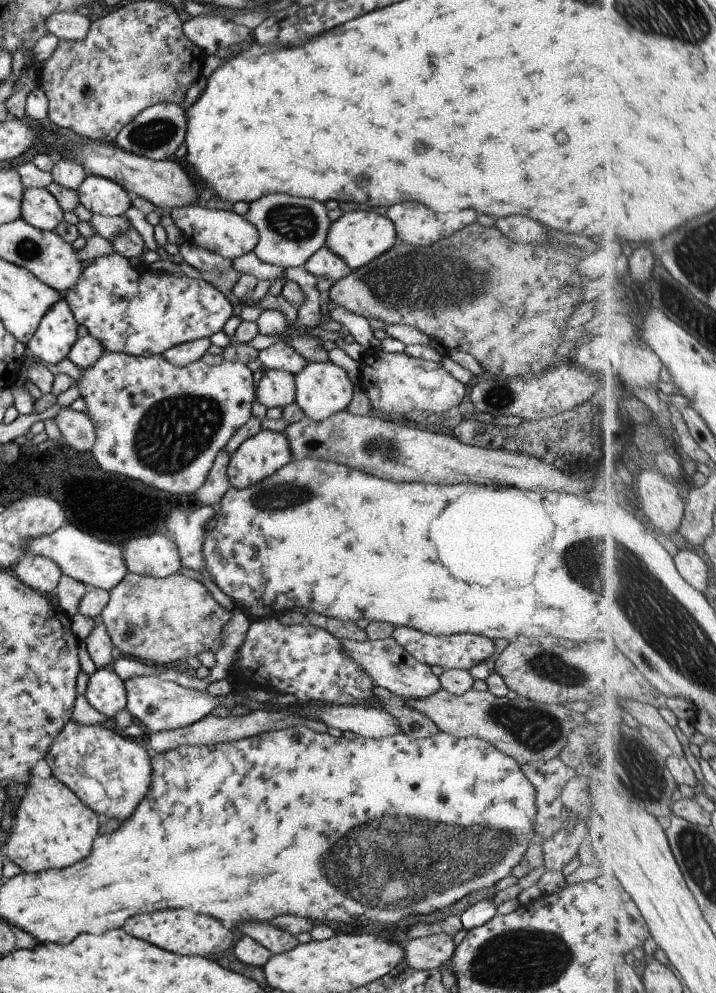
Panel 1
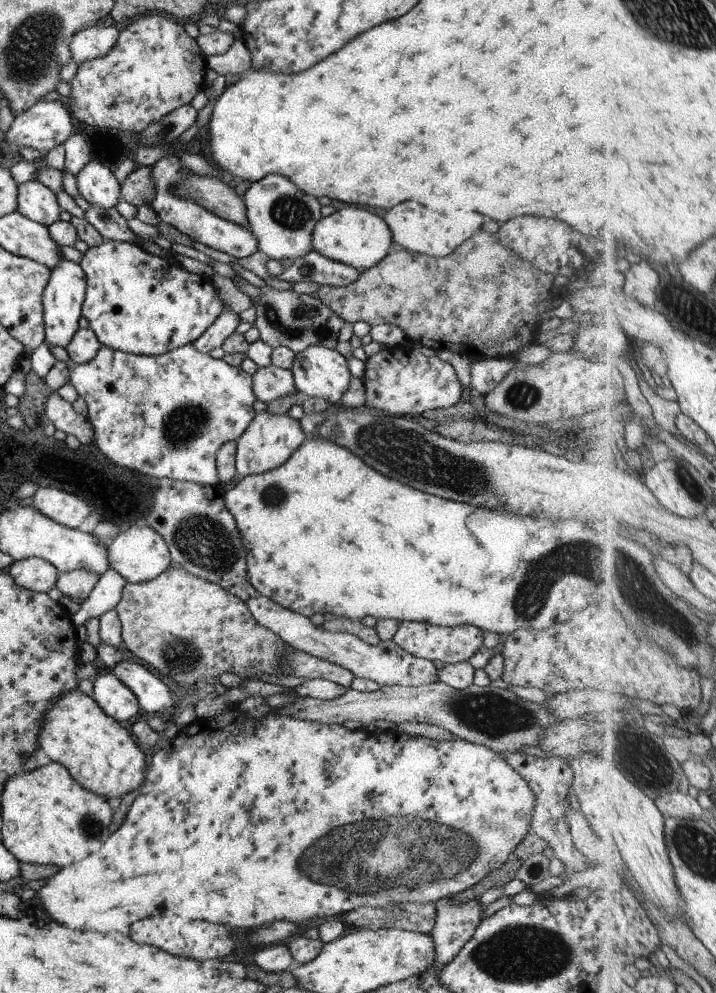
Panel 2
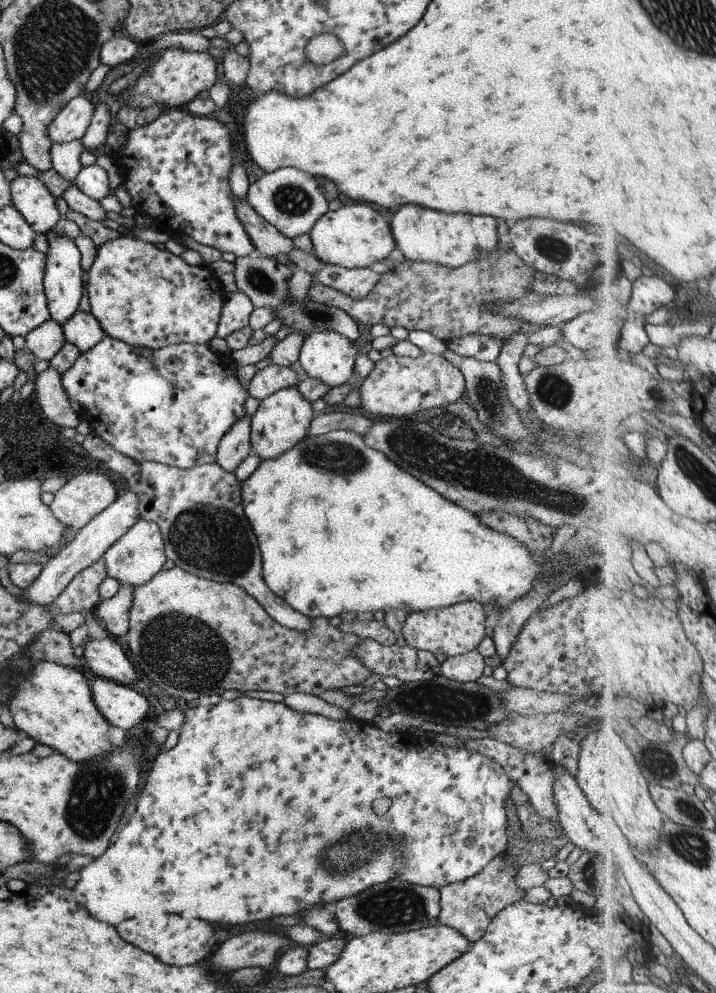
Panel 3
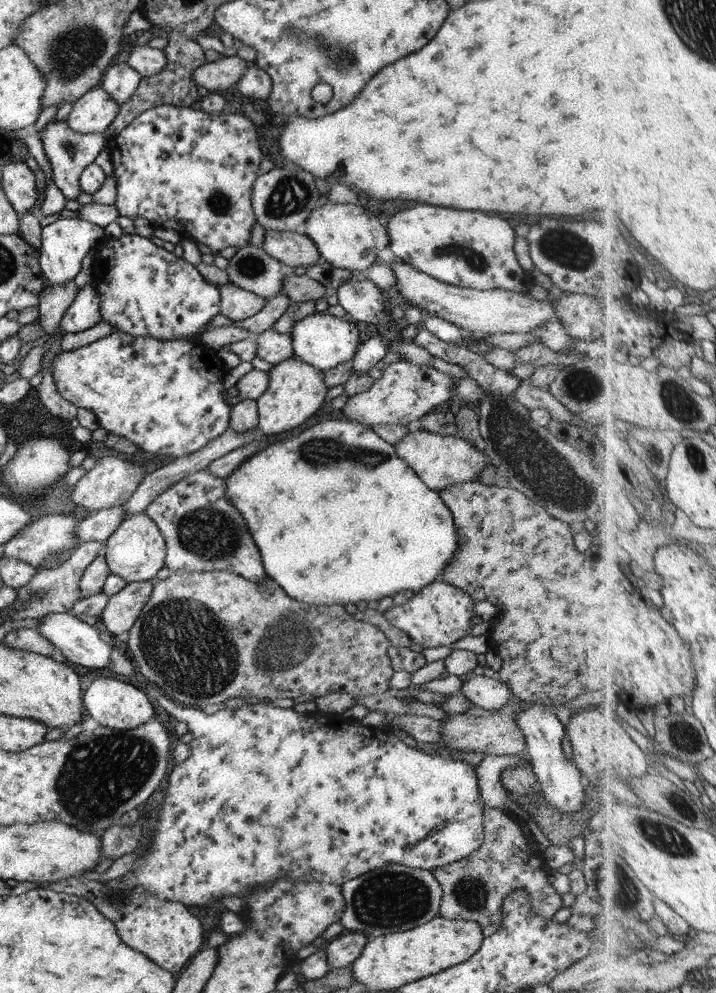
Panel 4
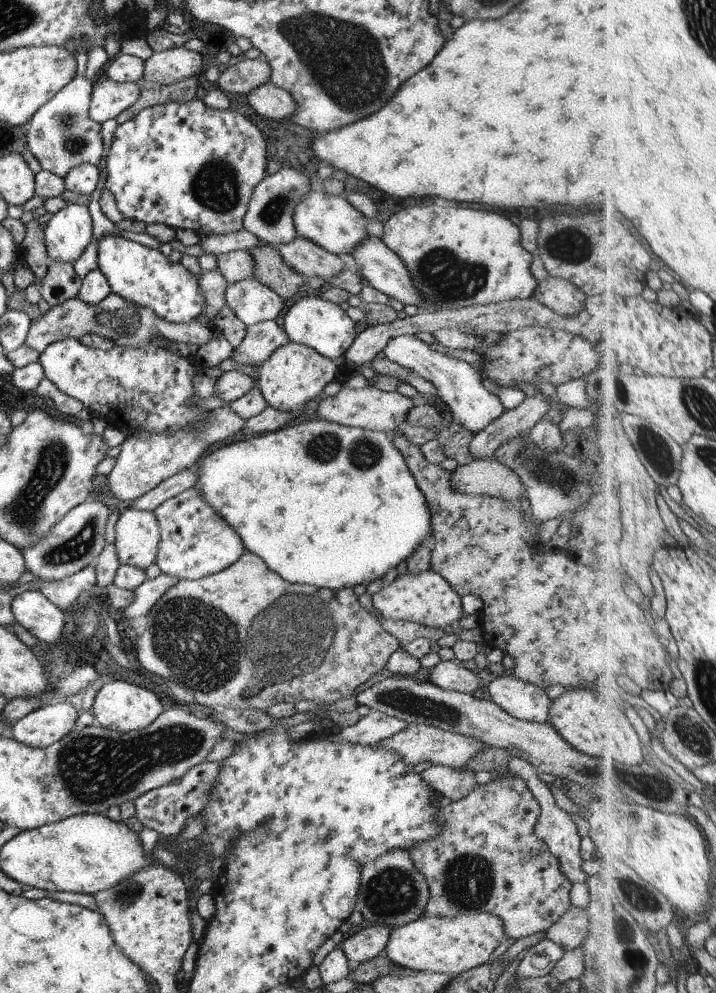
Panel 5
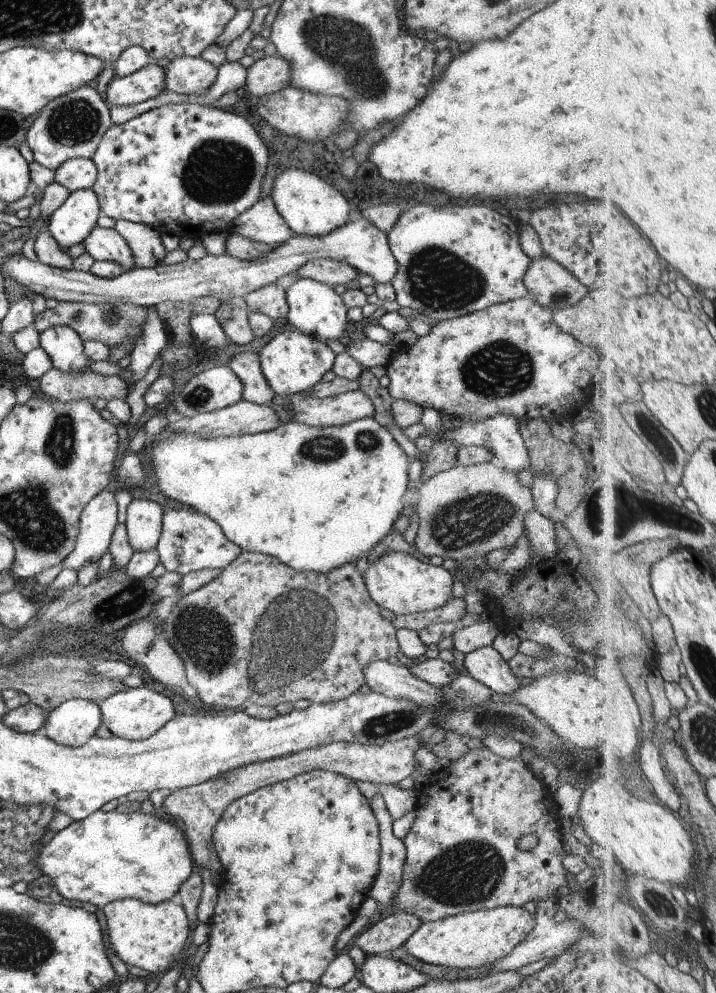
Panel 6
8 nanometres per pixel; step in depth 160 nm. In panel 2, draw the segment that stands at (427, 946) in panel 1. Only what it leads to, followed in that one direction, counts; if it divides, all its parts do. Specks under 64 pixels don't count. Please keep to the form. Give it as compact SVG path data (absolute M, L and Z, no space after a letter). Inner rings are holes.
M449 897L439 898L433 903L436 908L434 925L430 937L434 940L434 970L455 958L461 947L471 938L481 922L481 914L486 907L479 899L465 903L453 902Z

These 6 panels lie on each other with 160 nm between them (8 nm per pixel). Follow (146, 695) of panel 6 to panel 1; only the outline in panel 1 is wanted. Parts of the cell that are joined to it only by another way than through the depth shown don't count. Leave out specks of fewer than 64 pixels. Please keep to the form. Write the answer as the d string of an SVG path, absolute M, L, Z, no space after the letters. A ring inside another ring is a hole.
M109 667L89 674L84 697L99 714L111 718L125 710L126 690L123 681Z

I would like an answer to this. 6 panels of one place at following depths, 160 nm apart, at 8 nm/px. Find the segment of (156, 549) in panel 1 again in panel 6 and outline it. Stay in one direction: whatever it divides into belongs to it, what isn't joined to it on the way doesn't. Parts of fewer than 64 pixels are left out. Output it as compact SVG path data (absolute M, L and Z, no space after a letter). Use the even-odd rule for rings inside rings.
M134 498L126 508L126 535L132 552L155 548L161 534L162 513L157 502Z

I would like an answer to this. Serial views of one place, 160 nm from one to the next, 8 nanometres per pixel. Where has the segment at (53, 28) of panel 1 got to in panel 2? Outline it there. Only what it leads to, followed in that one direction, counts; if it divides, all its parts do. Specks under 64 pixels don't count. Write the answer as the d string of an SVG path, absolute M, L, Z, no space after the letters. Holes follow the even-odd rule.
M102 25L76 32L69 43L72 60L78 64L104 57L114 47L119 33L115 26Z

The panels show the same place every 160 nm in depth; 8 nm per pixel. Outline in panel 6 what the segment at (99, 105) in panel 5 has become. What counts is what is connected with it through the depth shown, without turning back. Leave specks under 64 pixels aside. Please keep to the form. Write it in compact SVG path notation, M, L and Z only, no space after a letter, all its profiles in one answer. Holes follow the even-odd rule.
M152 60L127 76L112 77L105 98L115 106L131 106L157 96L165 88L164 68Z

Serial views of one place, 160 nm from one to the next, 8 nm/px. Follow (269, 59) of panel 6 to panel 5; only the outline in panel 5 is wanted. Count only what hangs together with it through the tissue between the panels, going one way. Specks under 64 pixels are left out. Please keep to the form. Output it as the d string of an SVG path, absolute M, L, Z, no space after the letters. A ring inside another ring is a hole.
M259 56L256 59L237 61L233 66L220 67L220 72L213 86L223 92L247 95L270 80L271 67Z

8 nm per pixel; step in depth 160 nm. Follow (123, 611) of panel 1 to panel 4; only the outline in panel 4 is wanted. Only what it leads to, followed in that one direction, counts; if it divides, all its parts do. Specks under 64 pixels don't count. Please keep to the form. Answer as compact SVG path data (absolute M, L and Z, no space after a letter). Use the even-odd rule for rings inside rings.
M211 571L206 573L170 573L163 581L154 580L153 588L146 605L141 609L137 620L127 631L127 648L131 652L131 664L135 672L140 672L151 684L155 684L165 696L174 701L181 702L185 707L199 708L204 703L223 704L231 698L257 698L257 690L265 688L265 702L275 700L277 694L287 693L289 697L301 696L301 694L314 694L313 698L325 697L325 694L347 693L350 695L368 696L385 692L392 675L387 651L390 642L386 634L376 626L353 619L353 611L340 604L329 607L315 607L307 605L303 601L292 599L273 580L267 576L262 583L252 583L241 575L231 571Z

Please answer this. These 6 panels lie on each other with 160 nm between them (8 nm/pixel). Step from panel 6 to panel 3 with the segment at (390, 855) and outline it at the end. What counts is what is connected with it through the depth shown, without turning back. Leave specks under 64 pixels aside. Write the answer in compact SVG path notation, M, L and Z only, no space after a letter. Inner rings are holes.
M391 879L386 883L371 885L354 895L340 898L330 906L340 934L360 937L372 932L384 935L417 930L438 922L440 896L437 888L411 884L403 879Z

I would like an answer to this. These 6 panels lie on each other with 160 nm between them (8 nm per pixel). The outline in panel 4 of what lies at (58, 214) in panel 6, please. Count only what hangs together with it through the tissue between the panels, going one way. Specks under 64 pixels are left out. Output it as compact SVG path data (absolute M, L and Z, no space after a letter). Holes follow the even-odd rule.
M52 218L42 222L40 245L37 248L39 266L49 285L67 282L79 272L81 260L91 248L97 247L104 239L103 229L86 220L75 218Z

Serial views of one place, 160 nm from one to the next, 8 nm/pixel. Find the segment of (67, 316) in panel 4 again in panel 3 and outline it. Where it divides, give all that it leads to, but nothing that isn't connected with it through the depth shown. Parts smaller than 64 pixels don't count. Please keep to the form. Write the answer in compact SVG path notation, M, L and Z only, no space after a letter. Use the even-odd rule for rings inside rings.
M80 309L73 312L70 319L63 322L60 327L64 340L76 346L79 353L94 347L104 335L95 317Z

